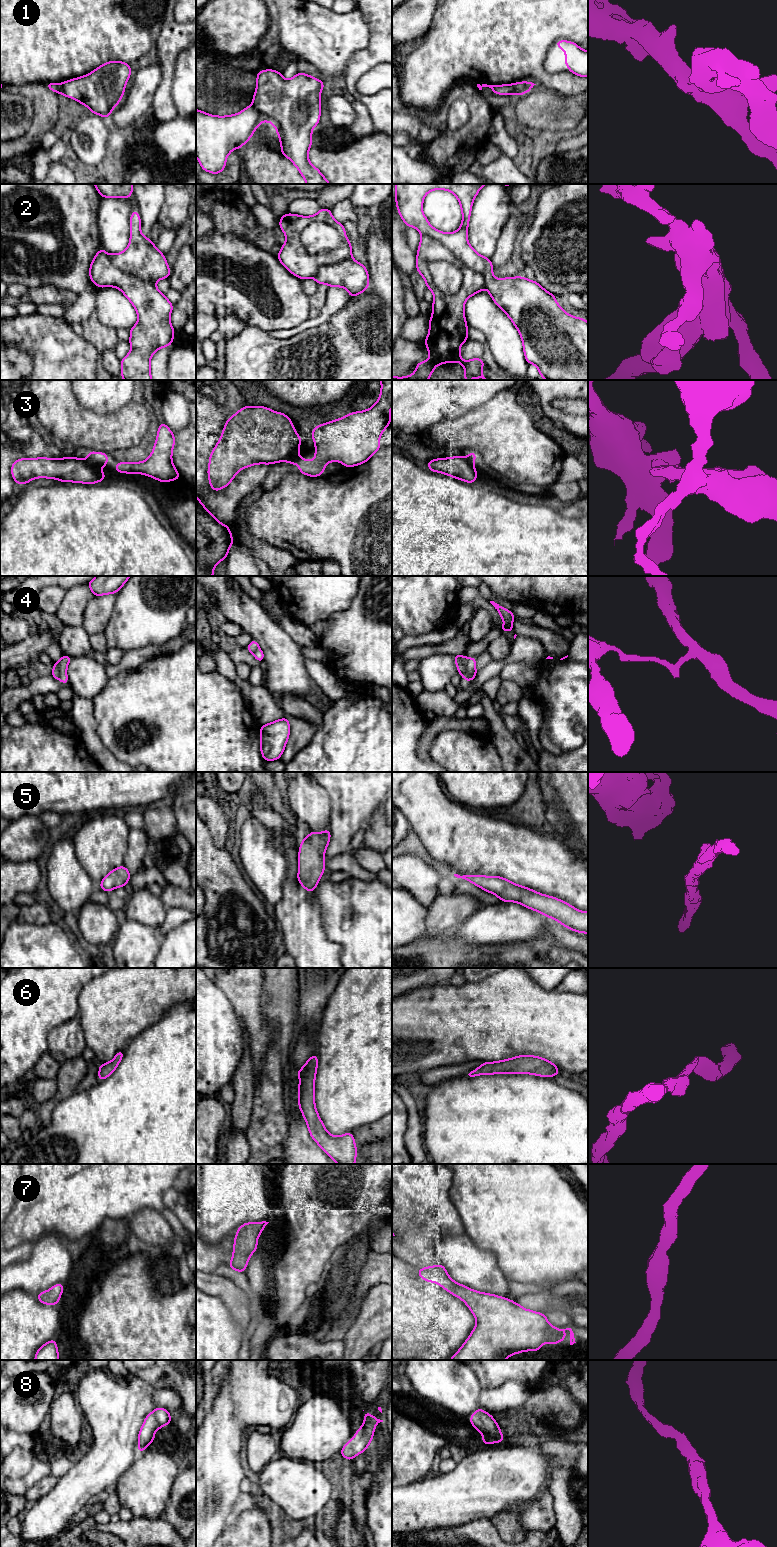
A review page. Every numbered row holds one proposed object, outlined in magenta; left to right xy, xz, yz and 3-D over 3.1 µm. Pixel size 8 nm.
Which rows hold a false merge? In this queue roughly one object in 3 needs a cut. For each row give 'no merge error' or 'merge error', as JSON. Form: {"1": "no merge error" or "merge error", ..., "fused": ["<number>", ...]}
{"1": "merge error", "2": "merge error", "3": "merge error", "4": "merge error", "5": "no merge error", "6": "no merge error", "7": "no merge error", "8": "no merge error", "fused": ["1", "2", "3", "4"]}

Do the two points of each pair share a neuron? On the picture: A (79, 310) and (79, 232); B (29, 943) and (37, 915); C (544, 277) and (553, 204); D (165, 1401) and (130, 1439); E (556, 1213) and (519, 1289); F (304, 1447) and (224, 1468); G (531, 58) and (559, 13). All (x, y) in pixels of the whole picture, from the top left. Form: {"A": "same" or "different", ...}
{"A": "same", "B": "different", "C": "same", "D": "different", "E": "different", "F": "different", "G": "same"}

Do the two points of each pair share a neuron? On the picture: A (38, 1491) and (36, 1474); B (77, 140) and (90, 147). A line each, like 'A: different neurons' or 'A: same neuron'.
A: different neurons
B: same neuron

